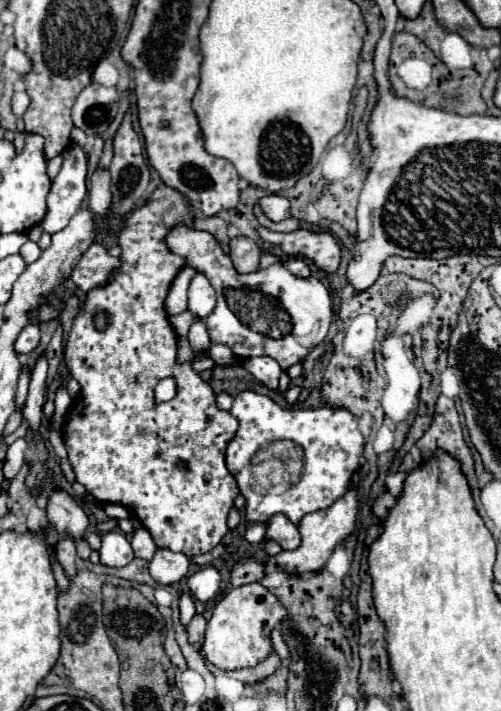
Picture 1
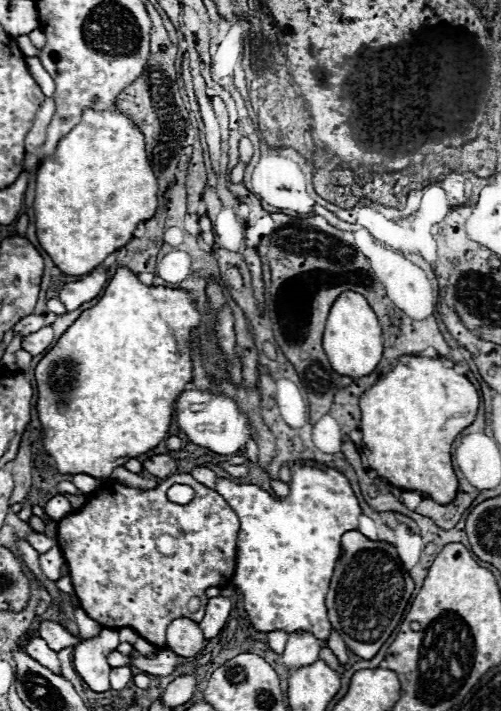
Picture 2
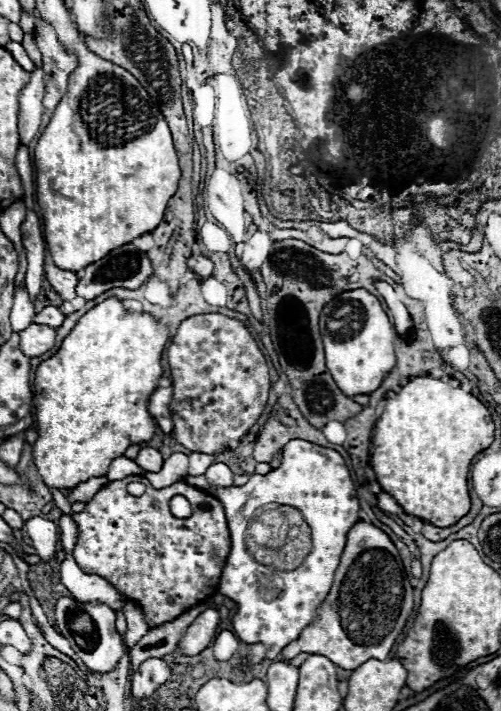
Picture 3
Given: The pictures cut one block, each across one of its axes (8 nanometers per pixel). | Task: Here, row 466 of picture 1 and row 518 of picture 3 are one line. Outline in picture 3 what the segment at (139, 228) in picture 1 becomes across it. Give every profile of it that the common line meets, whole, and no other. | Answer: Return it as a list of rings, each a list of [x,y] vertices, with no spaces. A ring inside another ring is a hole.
[[[128,476],[122,480],[108,482],[102,490],[96,492],[96,496],[90,502],[86,502],[86,508],[80,514],[72,514],[72,518],[78,524],[78,542],[74,548],[74,560],[78,562],[78,566],[86,574],[98,574],[106,578],[120,590],[124,598],[136,602],[144,610],[150,628],[178,618],[188,608],[216,594],[222,568],[230,554],[230,532],[226,524],[224,506],[210,492],[190,486],[184,480],[158,490],[144,476]],[[130,482],[142,482],[146,486],[144,494],[132,496],[126,490]],[[176,494],[190,500],[192,504],[190,518],[176,518],[170,512],[168,502]]]

